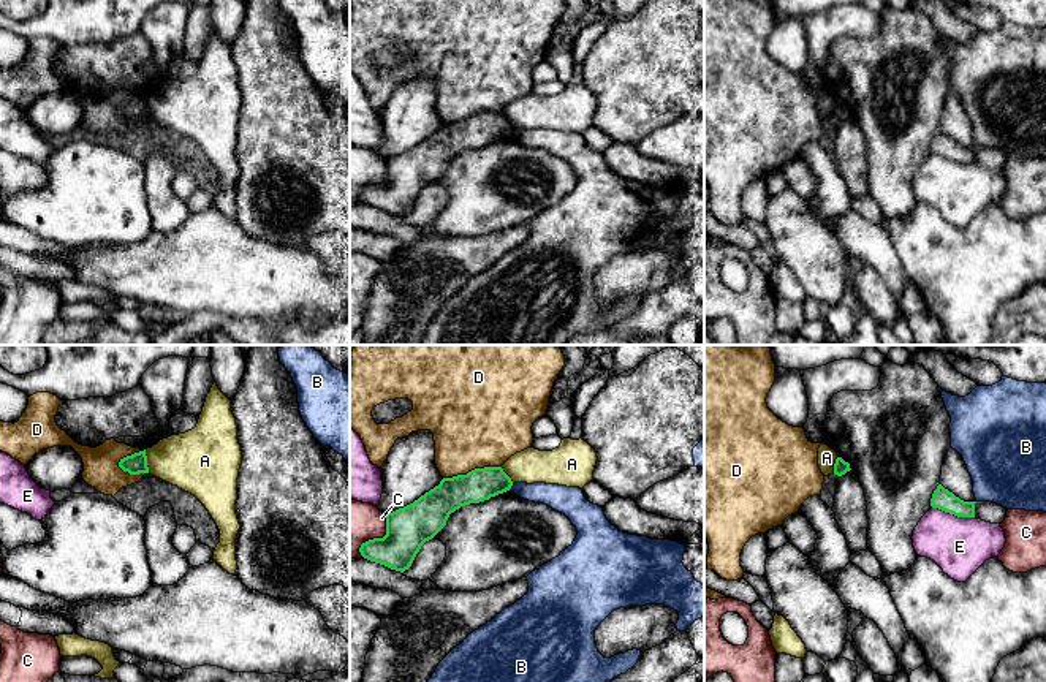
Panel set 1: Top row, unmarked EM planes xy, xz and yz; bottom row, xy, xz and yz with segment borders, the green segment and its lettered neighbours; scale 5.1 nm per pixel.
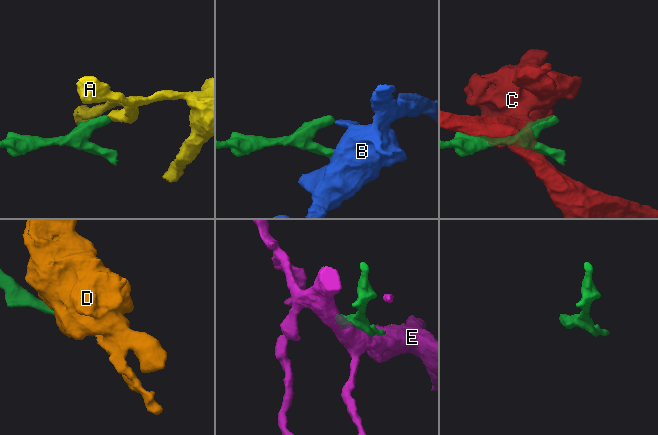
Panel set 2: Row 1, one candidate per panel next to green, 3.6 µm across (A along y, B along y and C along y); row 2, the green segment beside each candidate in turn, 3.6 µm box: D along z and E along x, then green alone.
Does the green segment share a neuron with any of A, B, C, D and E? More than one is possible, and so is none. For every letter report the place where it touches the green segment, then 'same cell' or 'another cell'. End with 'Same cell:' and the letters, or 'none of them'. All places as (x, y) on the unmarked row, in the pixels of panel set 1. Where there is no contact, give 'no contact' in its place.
A: meets green in xy at (146, 106); another cell
B: meets green in xz at (510, 133); another cell
C: meets green in xz at (375, 184); another cell
D: meets green in xz at (472, 116); another cell
E: meets green in yz at (953, 159); another cell
Same cell: none of them

